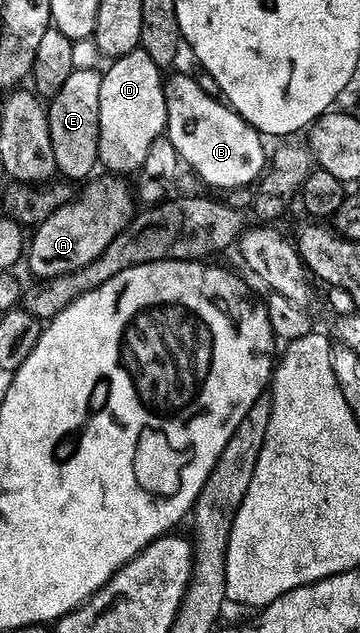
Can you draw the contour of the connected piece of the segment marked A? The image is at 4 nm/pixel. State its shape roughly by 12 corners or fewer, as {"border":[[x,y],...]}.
{"border":[[88,180],[34,226],[36,278],[93,263],[131,220],[126,180]]}

